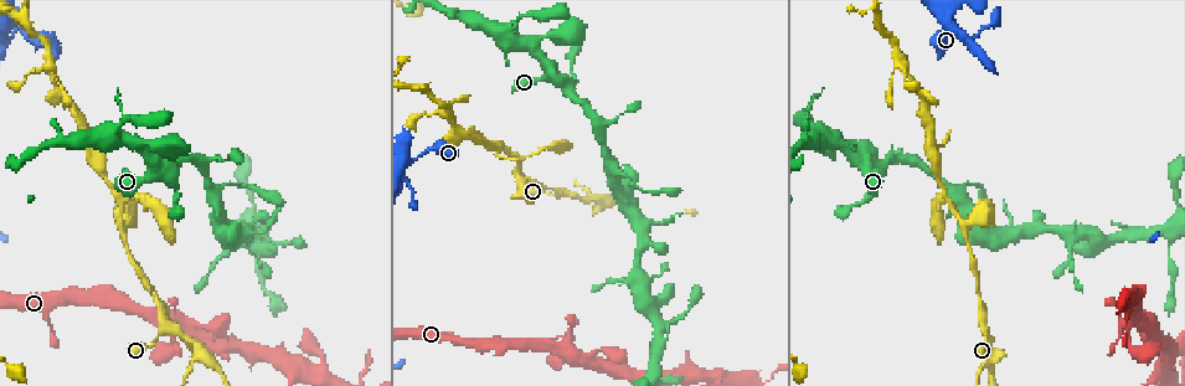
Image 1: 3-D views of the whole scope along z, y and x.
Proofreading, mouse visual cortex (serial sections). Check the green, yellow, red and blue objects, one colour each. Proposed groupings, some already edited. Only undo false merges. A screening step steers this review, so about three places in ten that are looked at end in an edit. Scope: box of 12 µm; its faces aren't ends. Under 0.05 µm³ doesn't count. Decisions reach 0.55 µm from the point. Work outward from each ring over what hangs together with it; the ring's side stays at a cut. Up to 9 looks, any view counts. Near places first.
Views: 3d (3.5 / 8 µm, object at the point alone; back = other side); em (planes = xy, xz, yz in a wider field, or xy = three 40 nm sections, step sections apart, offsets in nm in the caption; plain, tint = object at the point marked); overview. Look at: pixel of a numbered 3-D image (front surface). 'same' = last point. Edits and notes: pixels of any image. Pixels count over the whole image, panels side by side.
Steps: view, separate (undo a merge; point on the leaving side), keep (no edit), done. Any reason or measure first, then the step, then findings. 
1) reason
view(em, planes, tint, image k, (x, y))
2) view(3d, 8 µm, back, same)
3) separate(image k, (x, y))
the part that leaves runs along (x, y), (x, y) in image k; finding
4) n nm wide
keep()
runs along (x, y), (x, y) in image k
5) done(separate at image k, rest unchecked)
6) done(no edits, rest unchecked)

a fork
view(3d, 3.5 µm, back, image 1, (125, 232))

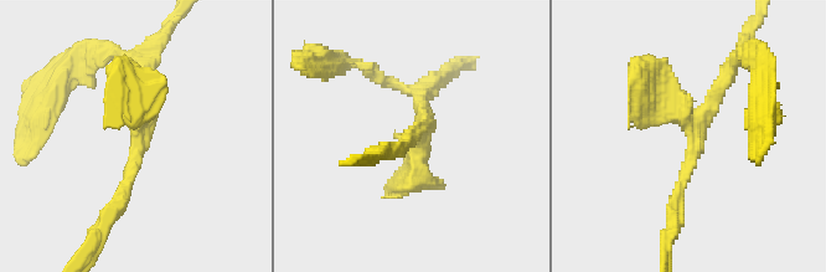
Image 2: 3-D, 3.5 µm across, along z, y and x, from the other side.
3 arms; arms of 150, 200, 300 nm; now the EM
view(em, xy, step 1, tint, image 2, (135, 131))

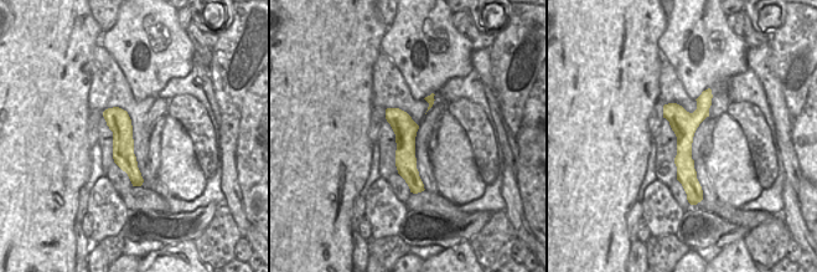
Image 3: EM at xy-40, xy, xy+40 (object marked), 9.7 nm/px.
220 nm wide
keep()
runs along (708, 92), (684, 129), (693, 190) in image 3; one cell here

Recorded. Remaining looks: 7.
three-way junction
view(3d, 3.5 µm, image 1, (204, 349))

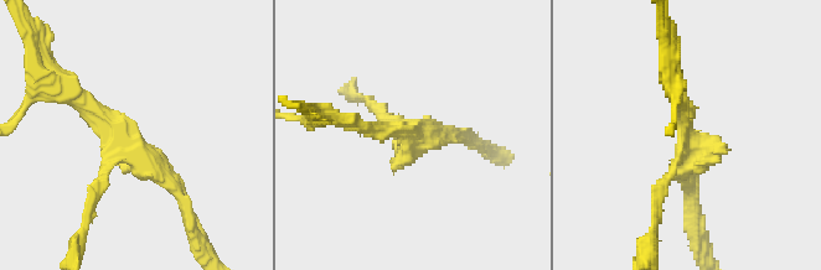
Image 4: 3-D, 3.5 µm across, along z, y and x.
view(em, xy, step 1, plain, image 4, (129, 141))

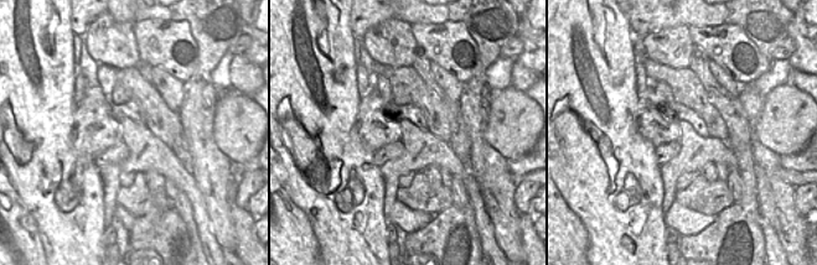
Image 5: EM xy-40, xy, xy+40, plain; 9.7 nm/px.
with the object marked
view(em, xy, step 1, tint, same)

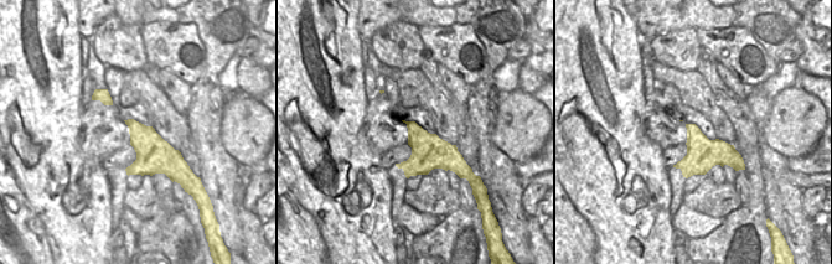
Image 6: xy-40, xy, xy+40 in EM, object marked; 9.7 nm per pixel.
keep()
runs along (66, 92), (115, 123), (184, 206) in image 4; continuous, no second cell

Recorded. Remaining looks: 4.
sharp bend
view(3d, 3.5 µm, image 1, (49, 65))

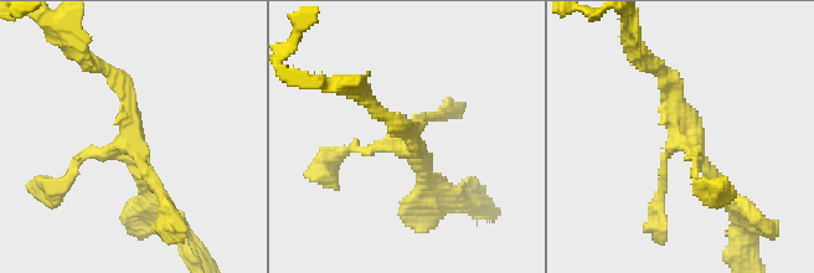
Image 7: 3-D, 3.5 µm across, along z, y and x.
now the EM
view(em, xy, step 3, tint, image 7, (411, 146))

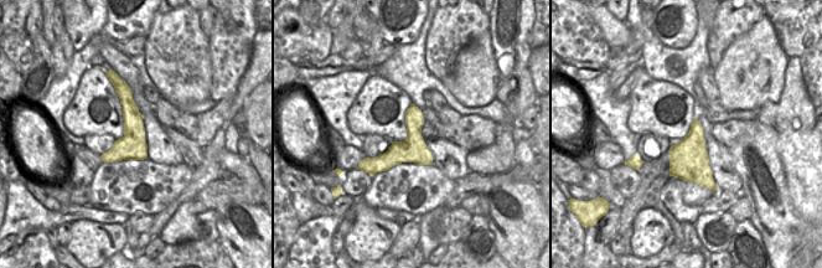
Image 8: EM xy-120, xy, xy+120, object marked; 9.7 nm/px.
view(em, xy, step 2, tint, same)

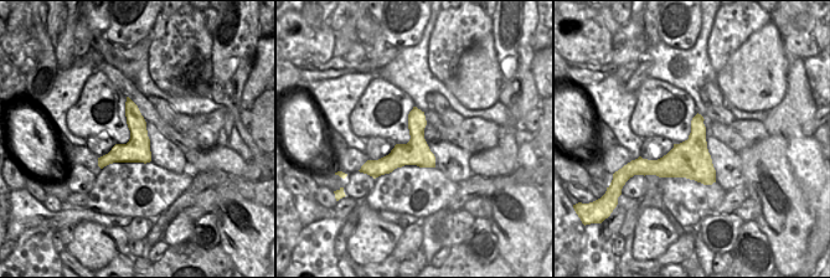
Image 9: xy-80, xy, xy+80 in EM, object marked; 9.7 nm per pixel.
keep()
runs along (421, 114), (417, 139), (369, 166) in image 9; all the same cell

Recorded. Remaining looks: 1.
done(no edits, rest unchecked)

